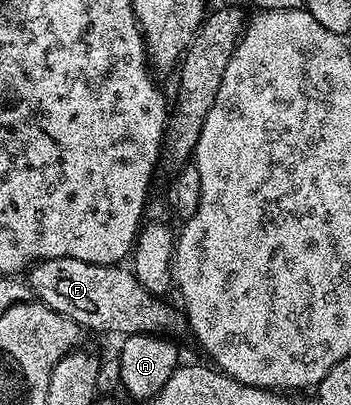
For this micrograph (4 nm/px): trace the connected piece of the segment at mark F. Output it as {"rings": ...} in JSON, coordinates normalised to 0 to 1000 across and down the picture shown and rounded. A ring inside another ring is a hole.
{"rings":[[[188,635],[134,640],[80,667],[77,701],[103,741],[145,758],[145,768],[168,768],[168,778],[191,778],[191,788],[242,817],[268,812],[276,822],[345,822],[348,835],[444,822],[516,837],[533,822],[524,770],[501,751],[479,753],[450,726],[419,719],[368,659],[236,649],[236,640]]]}

